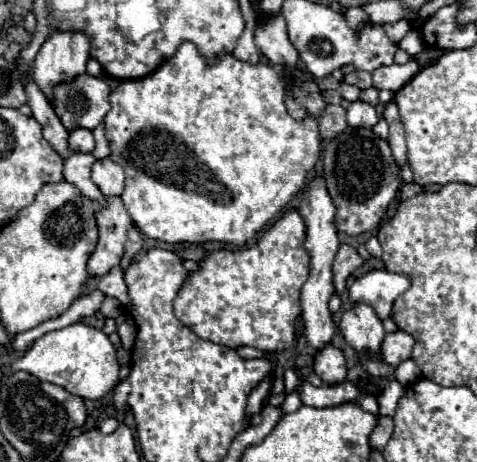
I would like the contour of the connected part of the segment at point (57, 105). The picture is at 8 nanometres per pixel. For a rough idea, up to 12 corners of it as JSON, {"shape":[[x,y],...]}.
{"shape":[[82,74],[54,88],[68,132],[94,130],[110,108],[102,78]]}

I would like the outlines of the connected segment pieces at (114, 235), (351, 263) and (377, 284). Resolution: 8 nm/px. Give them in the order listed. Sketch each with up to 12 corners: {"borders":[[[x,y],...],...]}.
{"borders":[[[120,196],[106,198],[96,222],[100,236],[88,260],[92,276],[120,262],[128,216]],[[340,244],[334,260],[334,286],[342,294],[348,276],[362,266],[356,248]],[[370,270],[348,288],[352,304],[368,304],[380,320],[410,278]]]}

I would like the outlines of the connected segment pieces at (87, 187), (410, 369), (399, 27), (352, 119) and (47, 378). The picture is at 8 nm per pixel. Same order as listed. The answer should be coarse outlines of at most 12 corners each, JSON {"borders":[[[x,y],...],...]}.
{"borders":[[[74,152],[64,160],[64,180],[82,196],[102,204],[100,188],[90,178],[96,158]],[[406,360],[396,368],[396,380],[402,386],[420,380],[420,368]],[[406,20],[384,24],[388,40],[398,44],[410,32]],[[350,102],[346,120],[352,128],[372,128],[378,122],[374,106]],[[102,330],[44,334],[12,364],[84,400],[120,382]]]}

